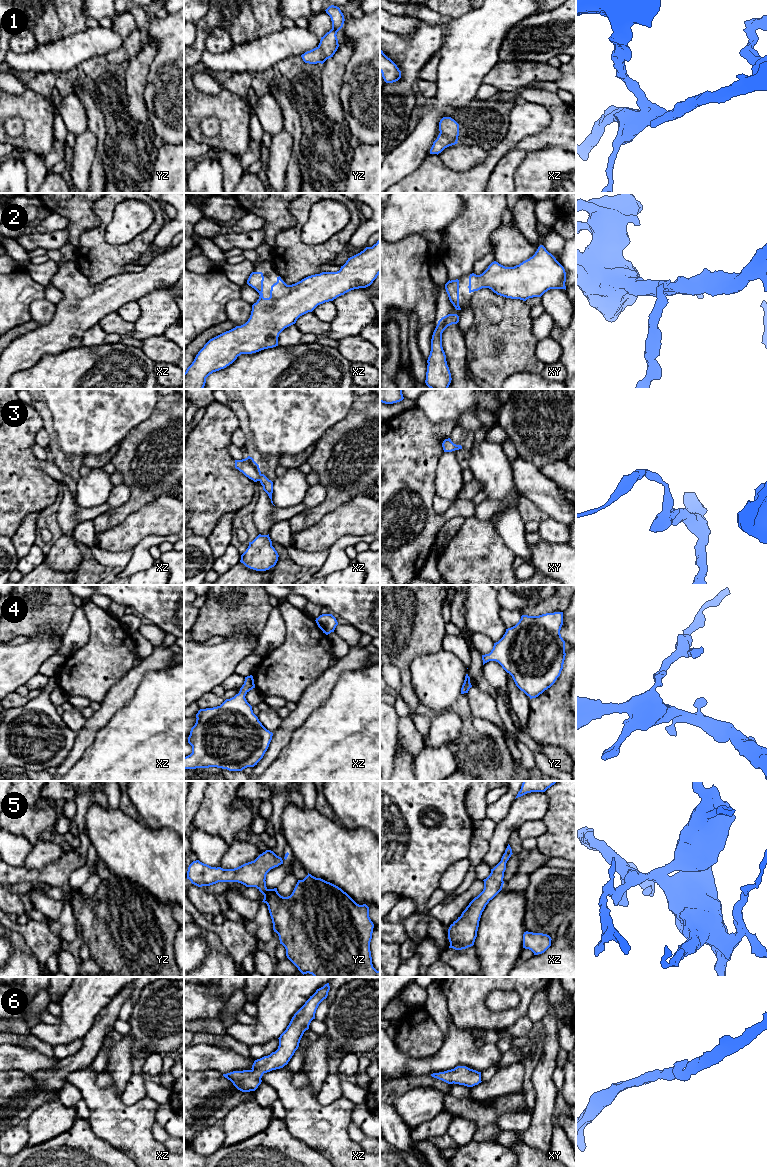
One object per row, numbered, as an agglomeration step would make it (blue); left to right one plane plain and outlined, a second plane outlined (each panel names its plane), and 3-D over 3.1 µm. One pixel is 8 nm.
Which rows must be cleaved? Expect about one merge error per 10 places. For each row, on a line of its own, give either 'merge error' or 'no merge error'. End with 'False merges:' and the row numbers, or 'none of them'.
1: no merge error
2: no merge error
3: no merge error
4: no merge error
5: no merge error
6: no merge error
False merges: none of them

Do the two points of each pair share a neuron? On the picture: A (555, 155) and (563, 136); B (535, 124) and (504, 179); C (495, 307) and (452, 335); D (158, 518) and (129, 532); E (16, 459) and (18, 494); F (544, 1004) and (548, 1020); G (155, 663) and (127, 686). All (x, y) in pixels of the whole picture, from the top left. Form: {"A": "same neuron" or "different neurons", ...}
{"A": "different neurons", "B": "different neurons", "C": "different neurons", "D": "same neuron", "E": "same neuron", "F": "different neurons", "G": "same neuron"}

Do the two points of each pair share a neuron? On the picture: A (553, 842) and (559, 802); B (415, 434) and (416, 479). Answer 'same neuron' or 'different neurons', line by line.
A: same neuron
B: same neuron

